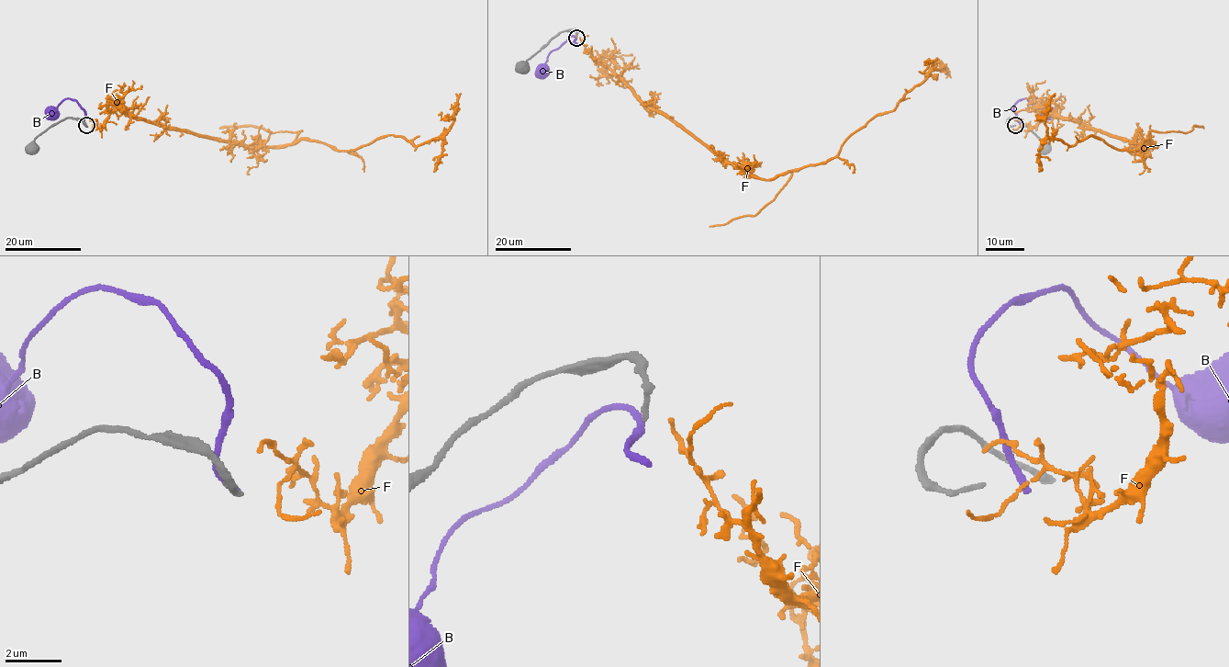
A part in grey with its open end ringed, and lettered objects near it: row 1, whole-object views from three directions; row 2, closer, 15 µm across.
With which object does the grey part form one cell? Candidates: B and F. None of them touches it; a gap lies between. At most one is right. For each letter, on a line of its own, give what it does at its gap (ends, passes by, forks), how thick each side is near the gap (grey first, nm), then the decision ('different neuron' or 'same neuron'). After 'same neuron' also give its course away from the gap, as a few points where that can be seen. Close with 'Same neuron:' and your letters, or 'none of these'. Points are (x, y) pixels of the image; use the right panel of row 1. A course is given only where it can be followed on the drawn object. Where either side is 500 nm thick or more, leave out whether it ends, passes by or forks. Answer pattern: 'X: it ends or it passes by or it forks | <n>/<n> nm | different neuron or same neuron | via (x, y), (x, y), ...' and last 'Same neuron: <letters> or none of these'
B: it ends | 160/300 nm | different neuron
F: it ends | 160/110 nm | different neuron
Same neuron: none of these

